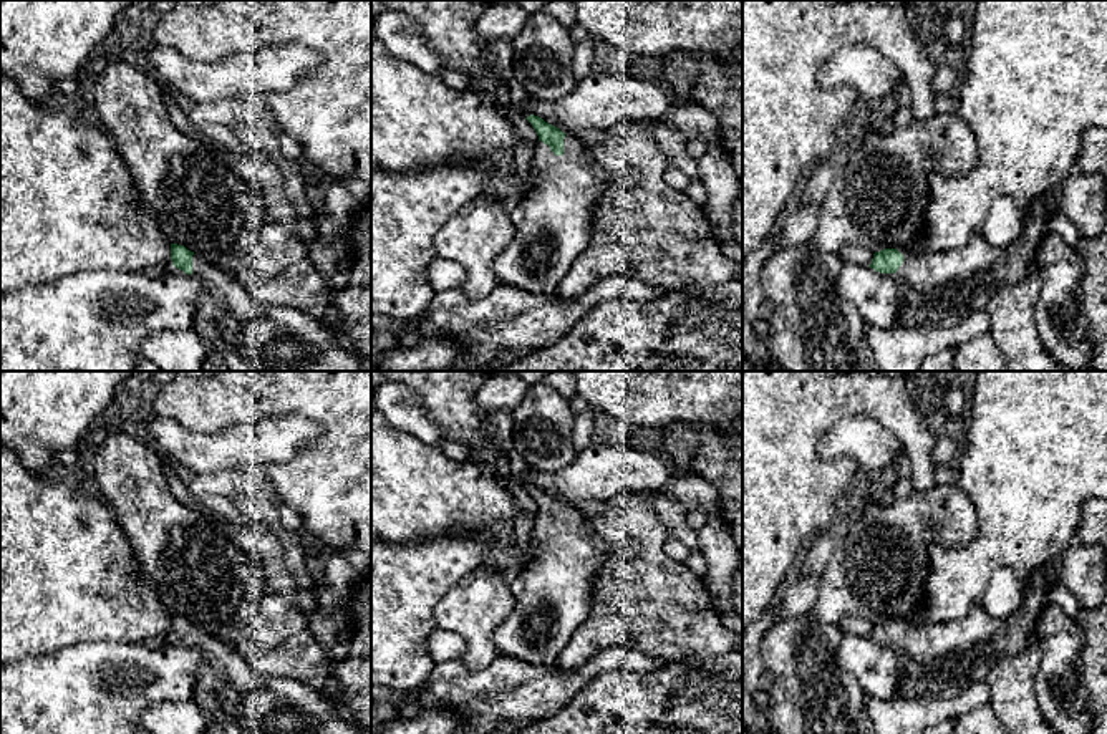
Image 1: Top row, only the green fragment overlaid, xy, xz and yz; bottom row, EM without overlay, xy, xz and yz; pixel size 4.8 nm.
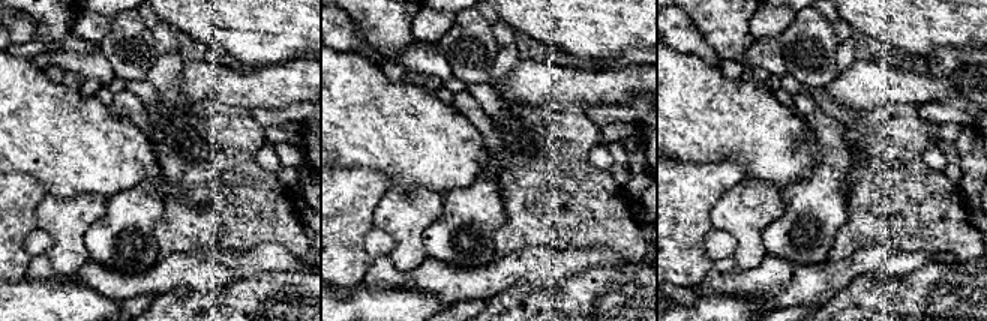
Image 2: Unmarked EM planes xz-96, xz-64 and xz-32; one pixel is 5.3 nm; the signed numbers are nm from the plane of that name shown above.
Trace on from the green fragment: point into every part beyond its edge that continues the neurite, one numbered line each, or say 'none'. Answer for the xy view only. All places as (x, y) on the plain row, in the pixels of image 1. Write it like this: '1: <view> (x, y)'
1: xy (241, 700)

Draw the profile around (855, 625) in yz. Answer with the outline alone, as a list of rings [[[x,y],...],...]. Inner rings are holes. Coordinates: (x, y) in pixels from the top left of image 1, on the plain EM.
[[[844,616],[839,621],[839,628],[842,630],[842,633],[852,633],[868,638],[872,635],[873,625],[860,616]]]

